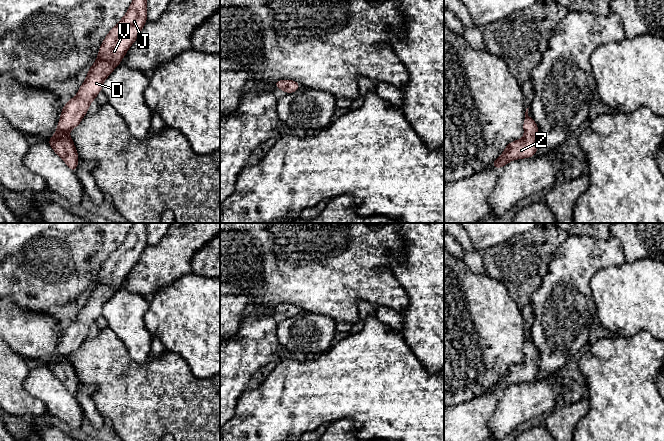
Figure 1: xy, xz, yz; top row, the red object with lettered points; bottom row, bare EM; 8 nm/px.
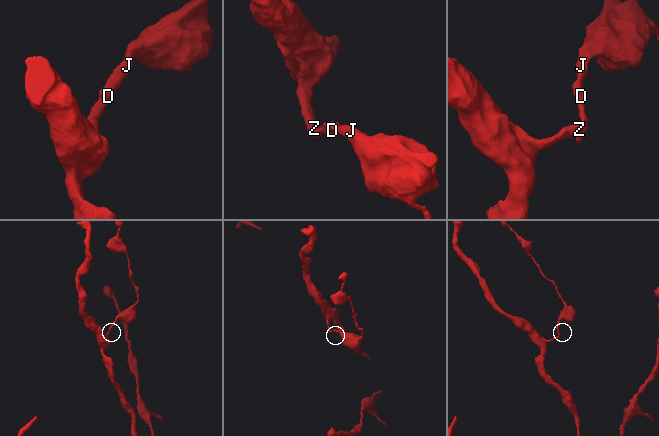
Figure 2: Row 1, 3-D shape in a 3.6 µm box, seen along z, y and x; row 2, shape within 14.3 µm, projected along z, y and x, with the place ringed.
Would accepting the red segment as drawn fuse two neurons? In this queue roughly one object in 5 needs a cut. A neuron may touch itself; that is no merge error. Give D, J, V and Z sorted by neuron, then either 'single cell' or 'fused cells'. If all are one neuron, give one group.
groups D J V Z; single cell

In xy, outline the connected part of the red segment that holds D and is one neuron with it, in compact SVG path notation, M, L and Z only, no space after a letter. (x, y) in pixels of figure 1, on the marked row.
M133 0L125 16L109 31L99 48L94 65L77 95L62 108L56 134L49 145L68 168L76 173L79 157L72 138L67 134L77 127L88 112L88 107L102 90L104 80L120 64L126 52L139 36L147 21L146 0Z

